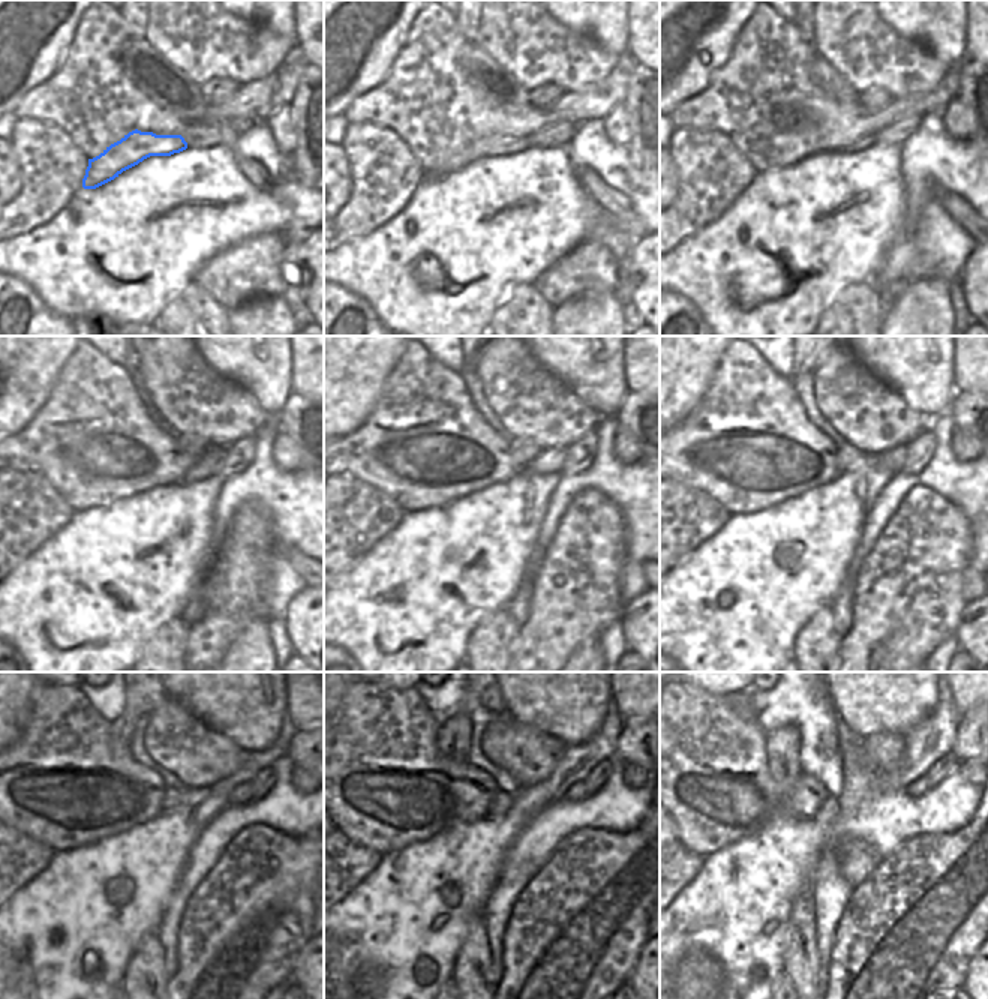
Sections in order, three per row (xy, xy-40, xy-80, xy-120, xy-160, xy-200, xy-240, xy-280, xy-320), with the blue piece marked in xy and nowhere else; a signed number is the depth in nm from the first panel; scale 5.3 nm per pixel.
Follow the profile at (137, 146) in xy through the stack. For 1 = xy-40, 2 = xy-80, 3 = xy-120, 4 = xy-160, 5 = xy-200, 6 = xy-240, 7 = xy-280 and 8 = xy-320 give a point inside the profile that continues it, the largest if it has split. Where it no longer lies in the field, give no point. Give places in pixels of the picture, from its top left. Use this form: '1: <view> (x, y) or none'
1: xy-40 (496, 144)
2: xy-80 (865, 141)
3: xy-120 (207, 465)
4: xy-160 (550, 461)
5: xy-200 (892, 459)
6: xy-240 (240, 794)
7: xy-280 (577, 792)
8: xy-320 (919, 788)

